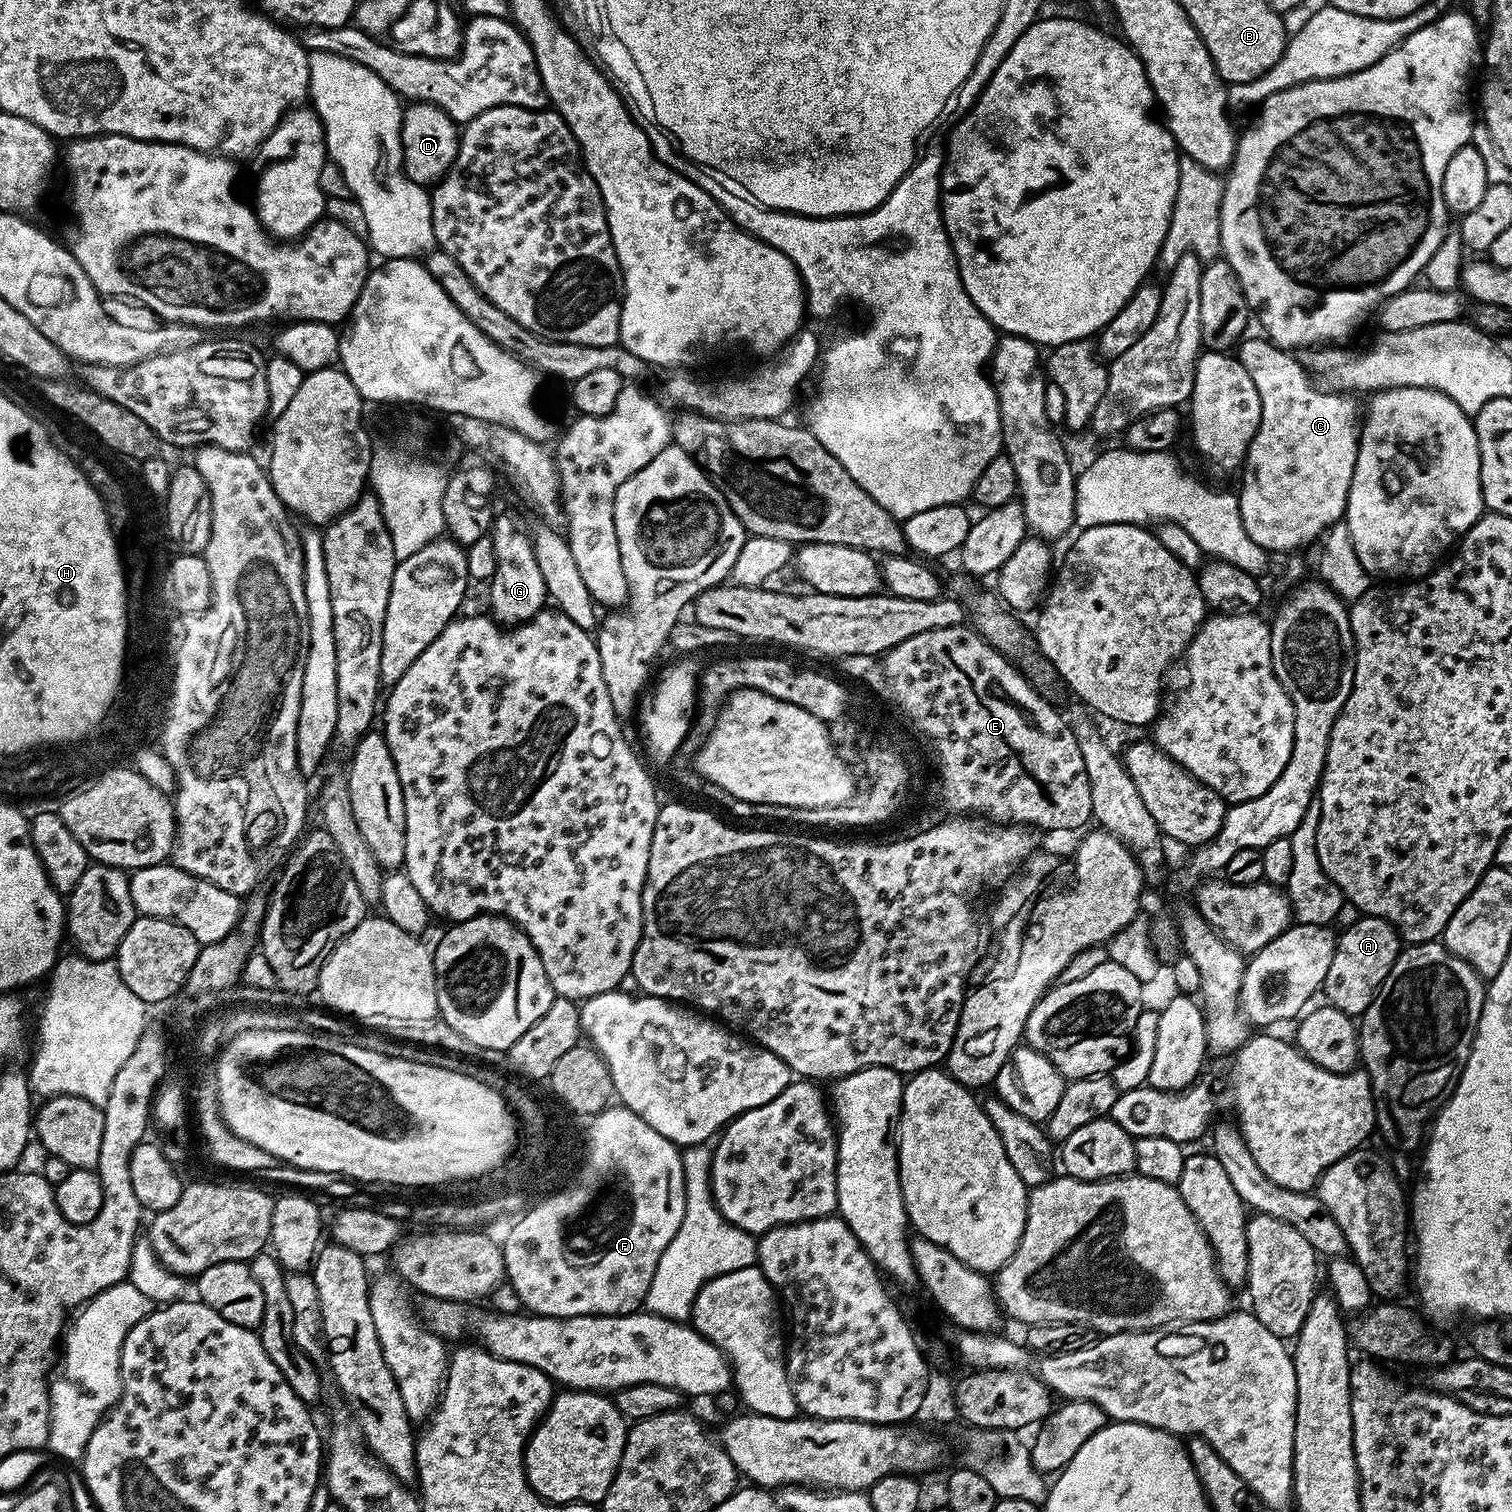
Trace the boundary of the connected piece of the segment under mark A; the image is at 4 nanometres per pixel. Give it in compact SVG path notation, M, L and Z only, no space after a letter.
M1361 915L1360 920L1356 920L1344 932L1340 932L1337 937L1334 957L1330 962L1330 967L1326 972L1324 979L1323 995L1326 994L1327 1003L1336 1009L1342 1010L1346 1015L1359 1018L1370 1006L1370 1002L1374 998L1374 994L1382 986L1382 982L1386 978L1386 974L1390 974L1390 970L1394 966L1394 962L1399 958L1402 951L1402 941L1400 933L1388 923L1387 920L1378 918L1377 916Z

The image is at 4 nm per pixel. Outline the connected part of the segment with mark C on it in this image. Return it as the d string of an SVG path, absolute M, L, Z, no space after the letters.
M1257 335L1258 337L1251 336L1241 339L1238 345L1238 359L1242 362L1242 366L1246 366L1246 370L1252 373L1252 377L1257 380L1258 394L1262 398L1262 418L1258 422L1258 434L1254 434L1242 465L1244 481L1241 482L1240 488L1238 487L1242 526L1246 526L1246 534L1250 534L1250 538L1254 538L1254 542L1258 542L1258 546L1265 548L1268 553L1284 552L1283 554L1296 554L1304 550L1300 548L1314 543L1324 531L1327 533L1329 529L1341 523L1344 519L1344 511L1348 505L1348 495L1350 494L1350 482L1354 478L1354 466L1358 462L1361 421L1358 419L1358 408L1356 412L1356 404L1351 400L1353 398L1351 395L1325 391L1324 388L1316 384L1315 386L1312 385L1312 382L1314 382L1313 377L1296 360L1295 355L1291 351L1279 348L1267 338L1261 338L1259 335Z

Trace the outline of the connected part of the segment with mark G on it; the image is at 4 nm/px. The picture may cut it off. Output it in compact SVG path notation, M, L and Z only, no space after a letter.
M497 515L492 522L491 538L494 542L496 572L488 588L490 615L501 626L515 626L526 623L546 608L546 593L542 582L542 570L534 558L534 546L529 529L520 528L512 516Z

